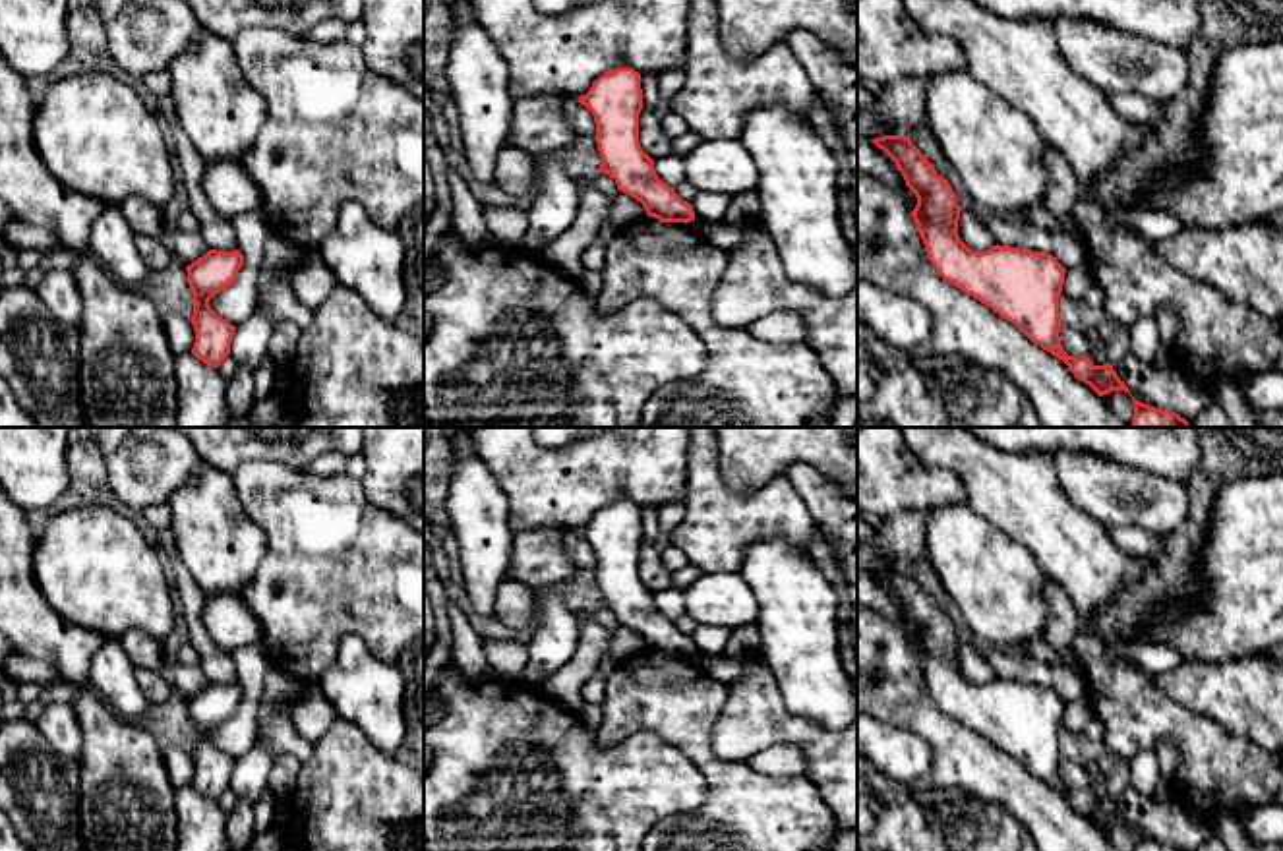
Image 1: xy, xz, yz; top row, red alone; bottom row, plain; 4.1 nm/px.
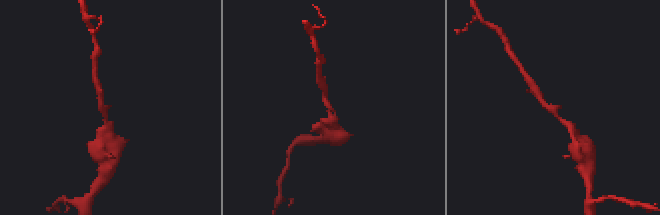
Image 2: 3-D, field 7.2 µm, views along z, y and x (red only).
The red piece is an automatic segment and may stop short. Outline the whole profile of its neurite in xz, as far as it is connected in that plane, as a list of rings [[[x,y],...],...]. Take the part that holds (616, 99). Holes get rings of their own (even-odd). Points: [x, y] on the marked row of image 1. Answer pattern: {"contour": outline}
{"contour": [[[633,68],[610,70],[579,101],[596,122],[598,170],[613,178],[619,191],[641,201],[648,217],[662,222],[695,220],[693,205],[658,178],[654,161],[639,143],[641,73]]]}

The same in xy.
{"contour": [[[209,249],[186,267],[188,284],[195,302],[194,315],[190,317],[195,331],[192,354],[209,367],[219,367],[230,354],[230,342],[236,331],[234,325],[211,309],[209,300],[234,282],[242,265],[244,255],[240,249]]]}

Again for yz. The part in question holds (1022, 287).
{"contour": [[[906,135],[871,139],[902,172],[915,193],[911,217],[937,273],[962,292],[973,296],[1002,319],[1014,323],[1031,342],[1062,360],[1076,379],[1099,396],[1128,387],[1113,366],[1093,366],[1088,356],[1068,356],[1060,344],[1062,317],[1059,298],[1066,269],[1051,253],[993,246],[987,251],[970,249],[958,236],[962,207],[948,180]]]}

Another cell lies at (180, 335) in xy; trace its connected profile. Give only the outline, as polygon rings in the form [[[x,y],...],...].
[[[166,313],[163,315],[163,321],[166,340],[174,356],[192,352],[195,342],[195,331],[192,321],[180,313]]]

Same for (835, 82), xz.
[[[807,29],[788,33],[786,44],[807,72],[846,145],[851,174],[851,213],[857,224],[857,68],[846,64],[834,48]]]

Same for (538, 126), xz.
[[[534,95],[513,104],[513,126],[507,145],[526,153],[555,153],[569,147],[577,132],[563,118],[563,95]]]

